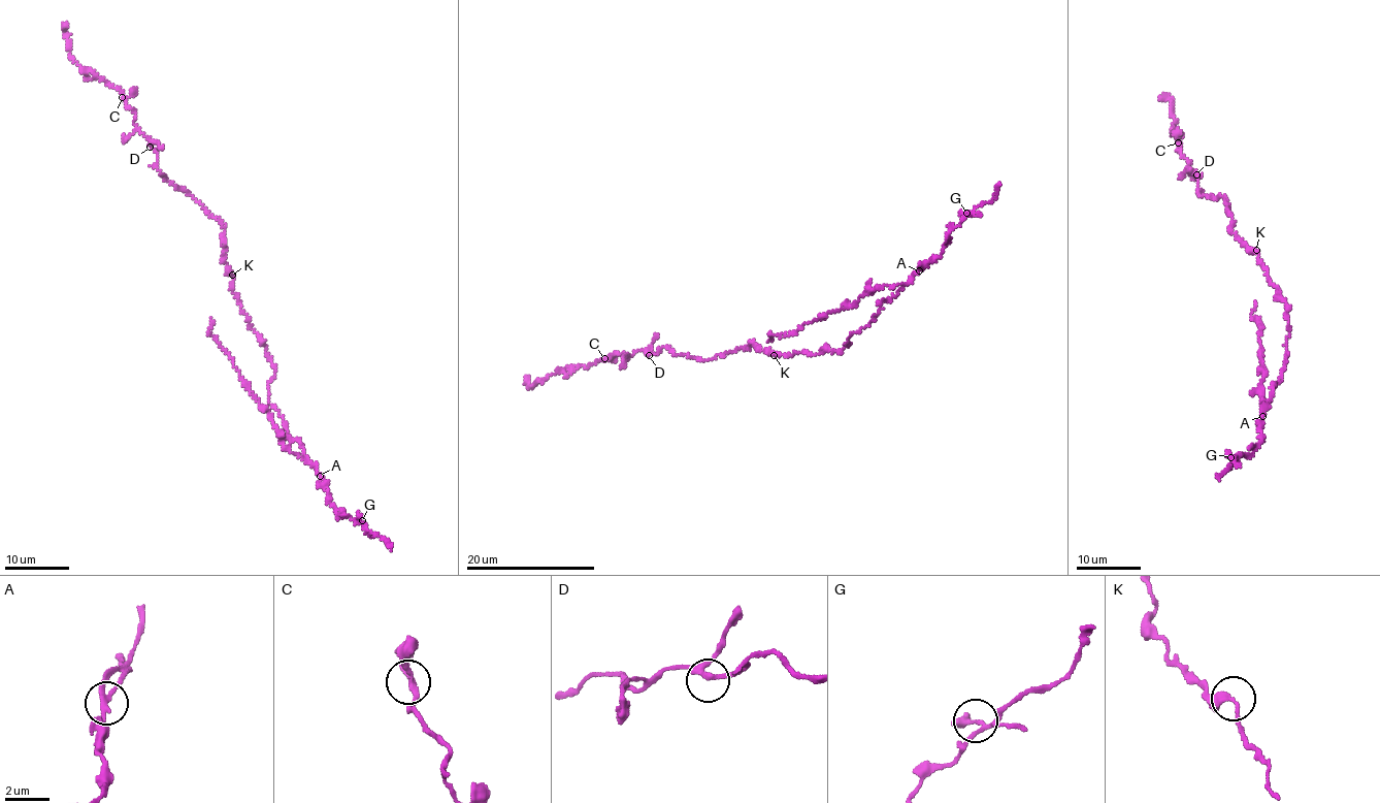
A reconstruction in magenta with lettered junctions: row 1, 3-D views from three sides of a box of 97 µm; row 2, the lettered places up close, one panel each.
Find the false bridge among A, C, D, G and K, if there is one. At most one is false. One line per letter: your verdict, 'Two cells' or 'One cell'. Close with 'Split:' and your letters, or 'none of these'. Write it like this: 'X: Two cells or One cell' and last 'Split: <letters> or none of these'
A: Two cells
C: One cell
D: One cell
G: One cell
K: One cell
Split: A

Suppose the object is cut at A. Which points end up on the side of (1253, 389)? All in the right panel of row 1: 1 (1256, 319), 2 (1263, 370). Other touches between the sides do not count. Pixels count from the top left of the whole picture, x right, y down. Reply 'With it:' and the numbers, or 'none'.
With it: 1, 2

